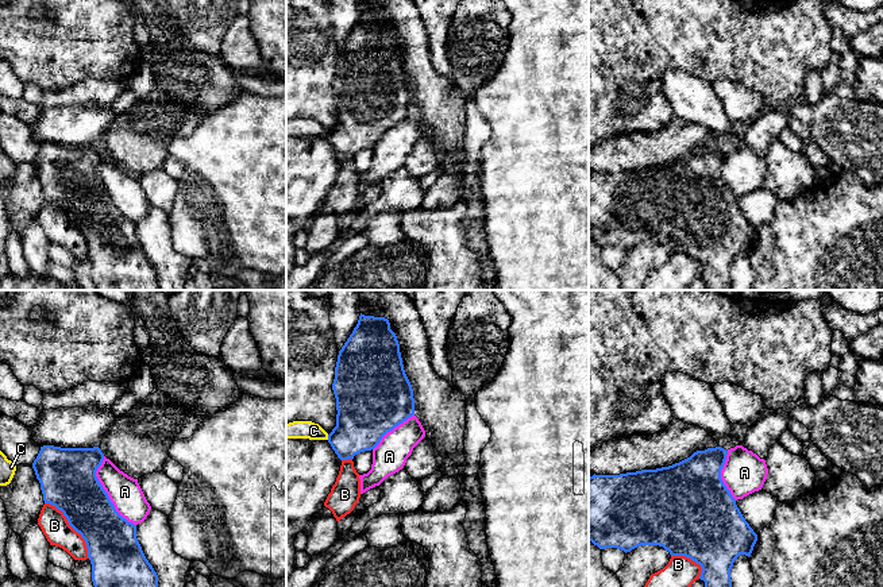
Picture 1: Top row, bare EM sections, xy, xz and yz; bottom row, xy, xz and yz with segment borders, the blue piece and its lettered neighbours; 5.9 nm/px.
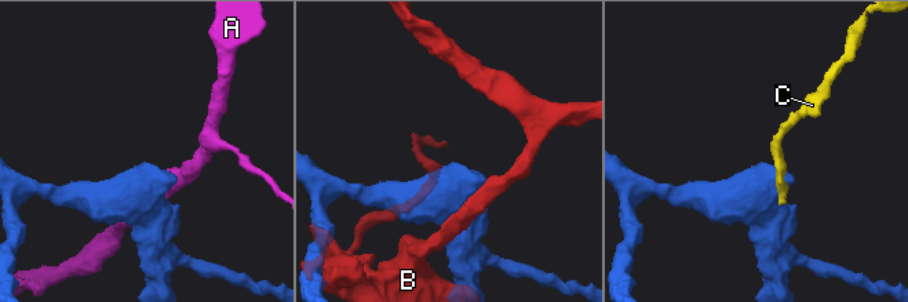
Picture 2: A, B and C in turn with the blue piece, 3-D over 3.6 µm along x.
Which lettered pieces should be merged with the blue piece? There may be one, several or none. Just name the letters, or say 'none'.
none

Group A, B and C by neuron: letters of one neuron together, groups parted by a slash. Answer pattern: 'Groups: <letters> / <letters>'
Groups: A / B / C

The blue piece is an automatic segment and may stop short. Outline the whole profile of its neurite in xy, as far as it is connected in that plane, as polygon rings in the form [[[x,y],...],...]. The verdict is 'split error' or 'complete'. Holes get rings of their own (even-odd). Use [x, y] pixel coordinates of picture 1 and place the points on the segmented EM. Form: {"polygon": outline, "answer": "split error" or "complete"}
{"polygon": [[[43,445],[32,463],[45,503],[63,513],[88,548],[95,587],[158,587],[158,575],[136,538],[136,525],[123,518],[96,476],[104,460],[99,447],[61,448]]], "answer": "complete"}

